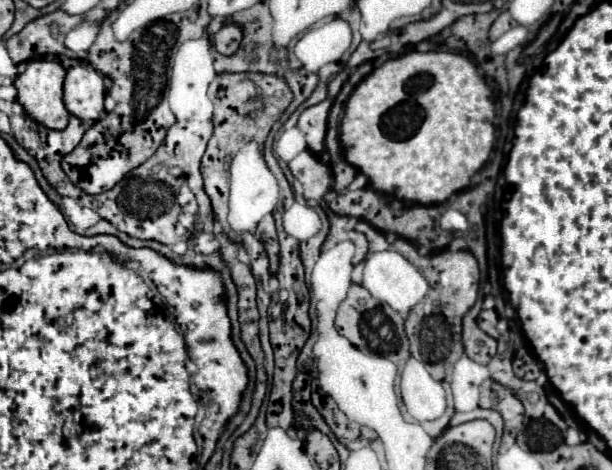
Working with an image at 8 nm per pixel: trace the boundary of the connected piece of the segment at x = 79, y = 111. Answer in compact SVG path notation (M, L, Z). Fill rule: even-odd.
M91 64L71 66L63 82L63 102L79 120L99 120L105 114L103 76Z

